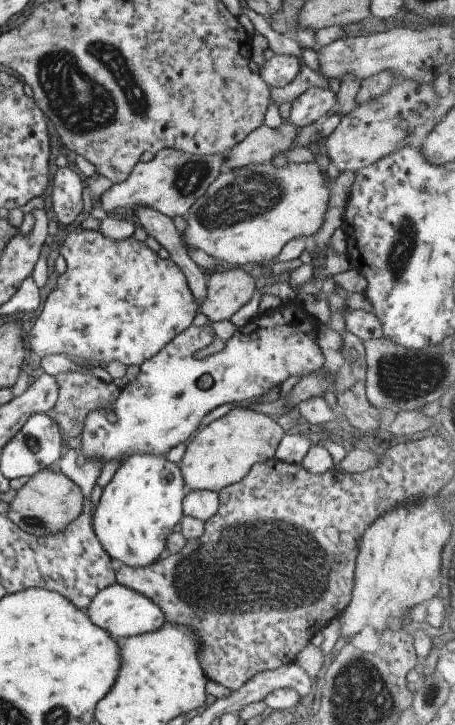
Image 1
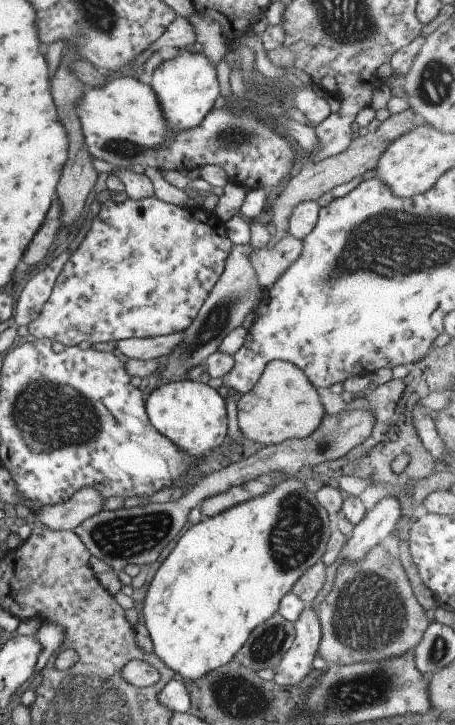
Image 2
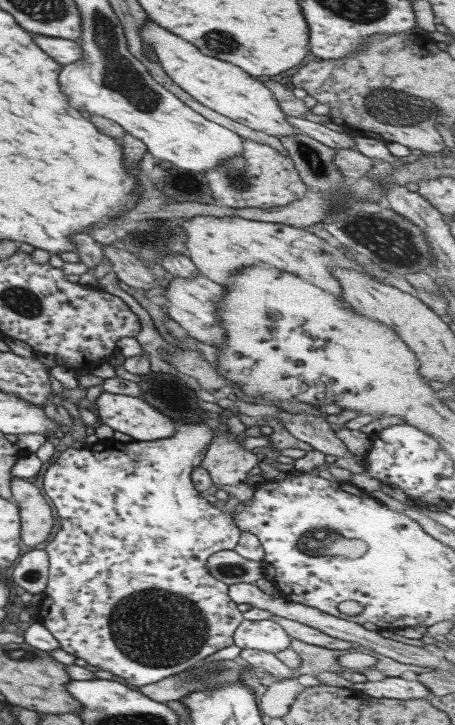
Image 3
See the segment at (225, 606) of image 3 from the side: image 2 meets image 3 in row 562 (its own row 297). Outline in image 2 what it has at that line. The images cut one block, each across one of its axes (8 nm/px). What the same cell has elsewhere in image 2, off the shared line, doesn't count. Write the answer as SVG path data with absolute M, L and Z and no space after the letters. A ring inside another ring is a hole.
M109 194L101 196L95 214L89 220L89 229L85 232L79 245L68 256L63 264L61 272L53 283L49 298L41 307L37 318L28 324L28 333L33 339L49 339L60 347L72 347L79 342L117 342L121 339L156 337L168 335L174 332L184 331L195 318L199 307L213 285L217 282L224 267L224 260L228 250L233 246L225 235L224 221L217 218L211 210L204 208L191 209L180 208L170 203L162 202L156 197L147 197L139 200L131 200L129 197L123 202L114 202Z

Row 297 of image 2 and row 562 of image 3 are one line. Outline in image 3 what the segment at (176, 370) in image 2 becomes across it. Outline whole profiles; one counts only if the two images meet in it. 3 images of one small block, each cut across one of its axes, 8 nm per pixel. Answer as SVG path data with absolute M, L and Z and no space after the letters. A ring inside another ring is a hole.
M233 550L213 552L205 560L205 569L215 580L226 585L237 582L254 583L263 578L262 561L252 561L239 556Z

